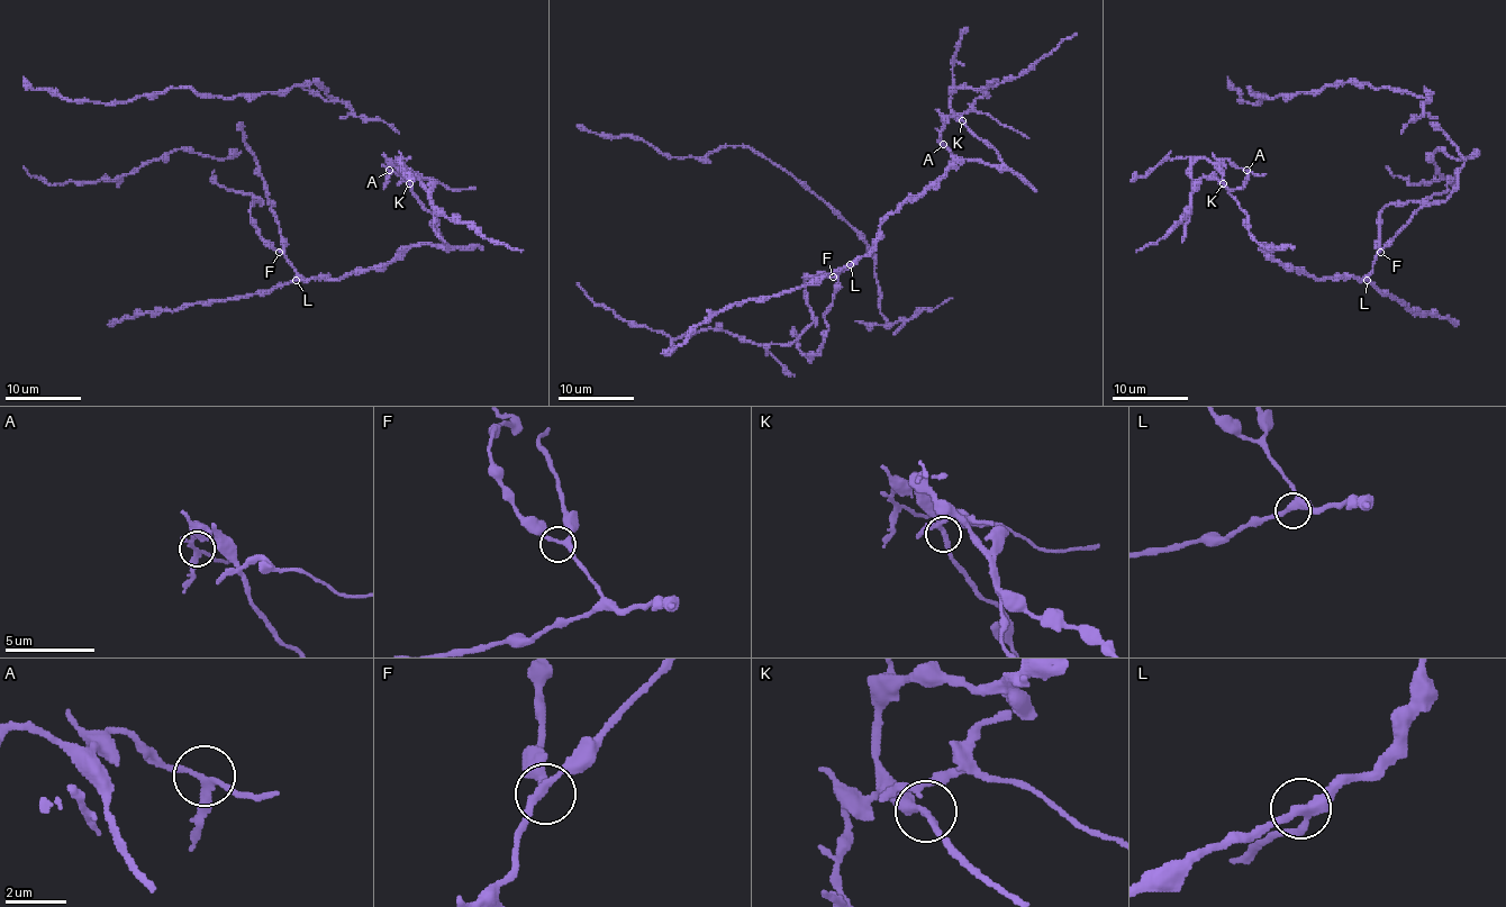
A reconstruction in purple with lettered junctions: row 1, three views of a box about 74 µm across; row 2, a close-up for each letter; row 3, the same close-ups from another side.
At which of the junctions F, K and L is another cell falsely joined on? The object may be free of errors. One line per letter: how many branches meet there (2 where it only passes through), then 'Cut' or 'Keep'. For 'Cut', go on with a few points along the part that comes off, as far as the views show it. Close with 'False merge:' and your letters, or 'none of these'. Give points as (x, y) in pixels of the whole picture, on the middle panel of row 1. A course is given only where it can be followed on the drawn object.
F: Branches: 3. Keep
K: Branches: 3. Cut. Course of the part to remove: (962, 120), (976, 100), (983, 96), (985, 89), (1027, 73), (1077, 33)
L: Branches: 3. Keep
False merge: K

